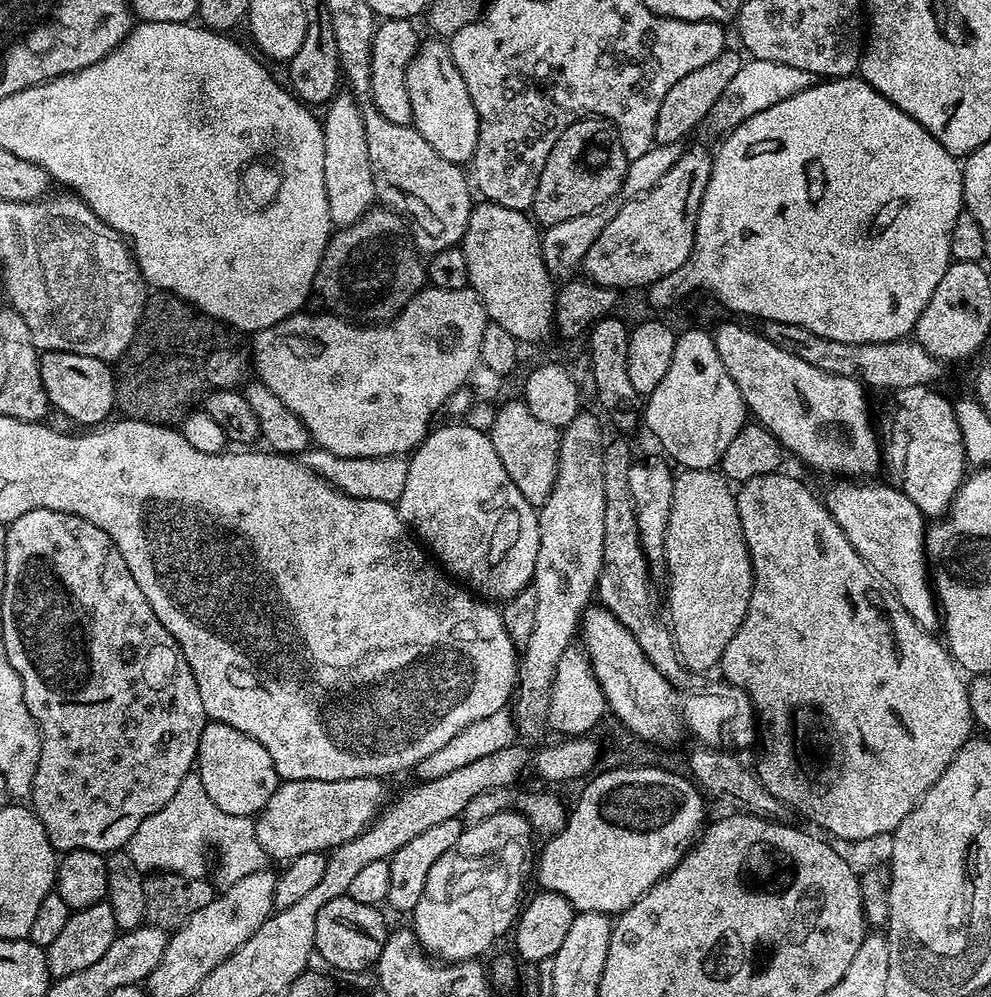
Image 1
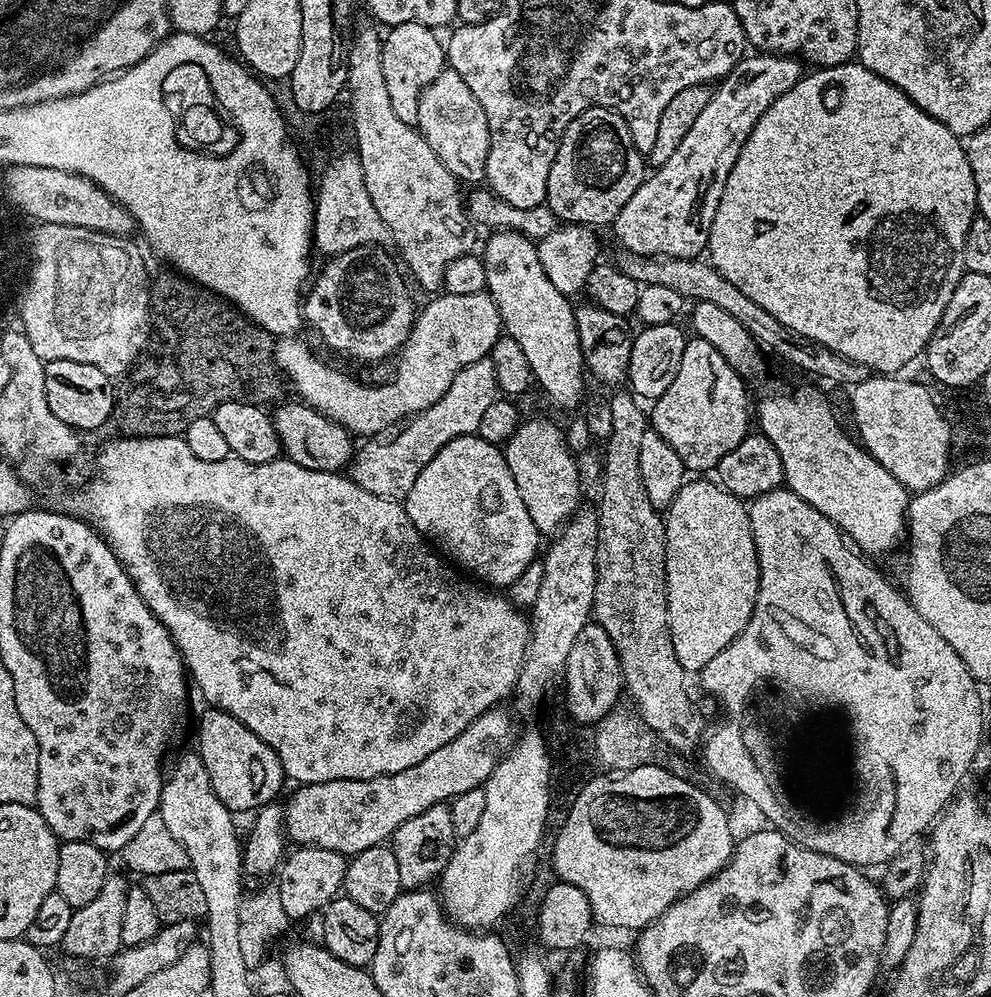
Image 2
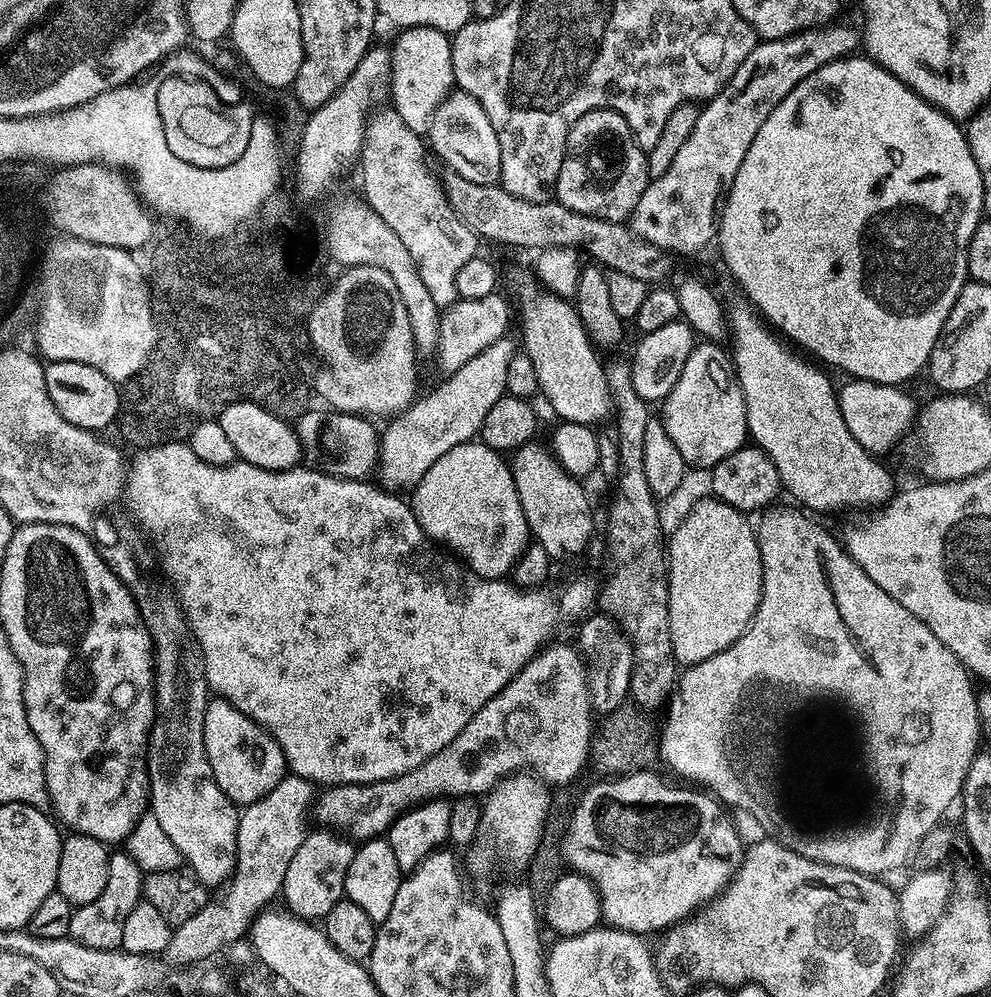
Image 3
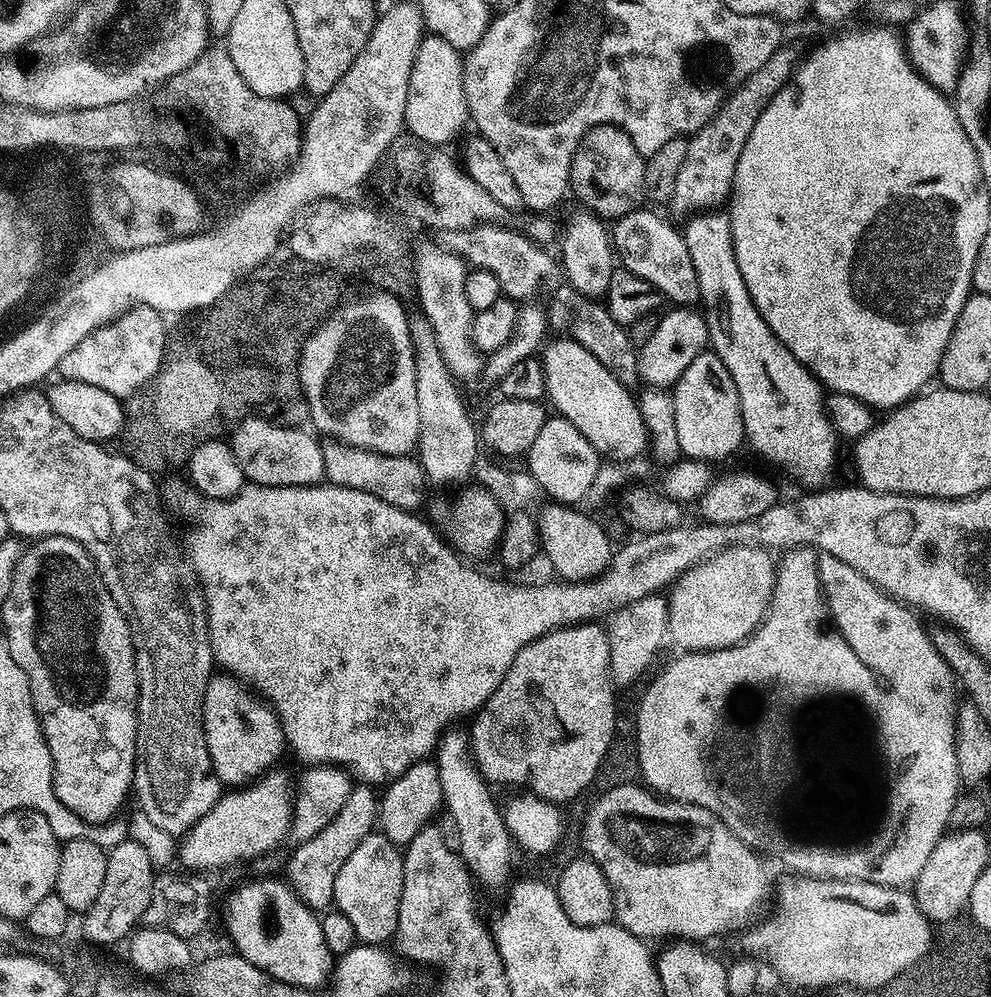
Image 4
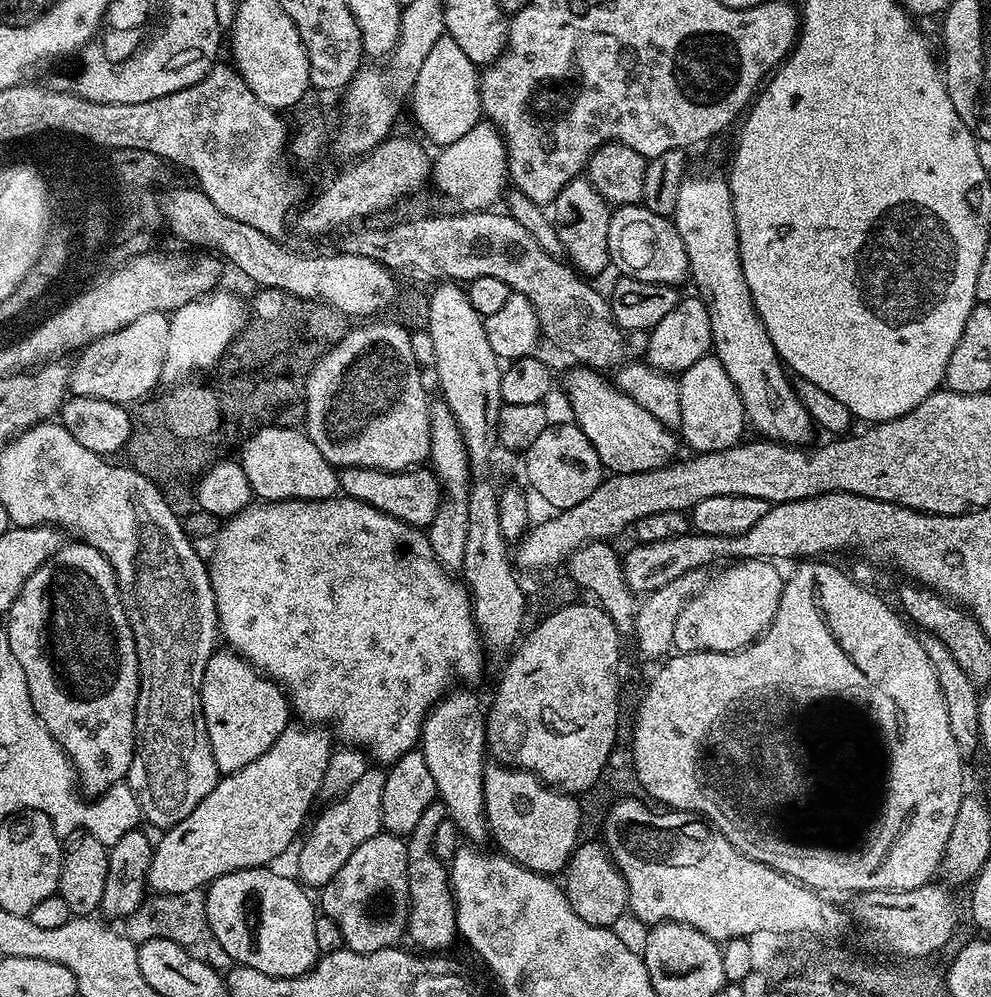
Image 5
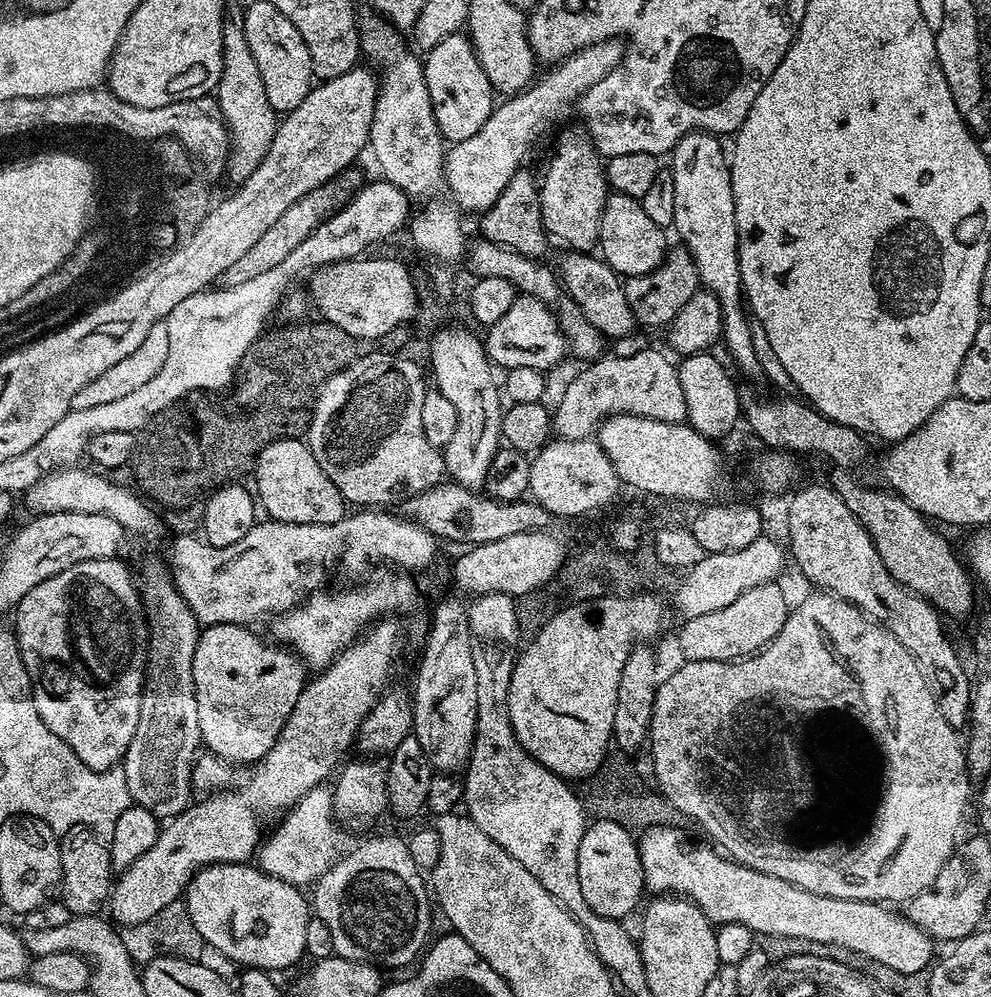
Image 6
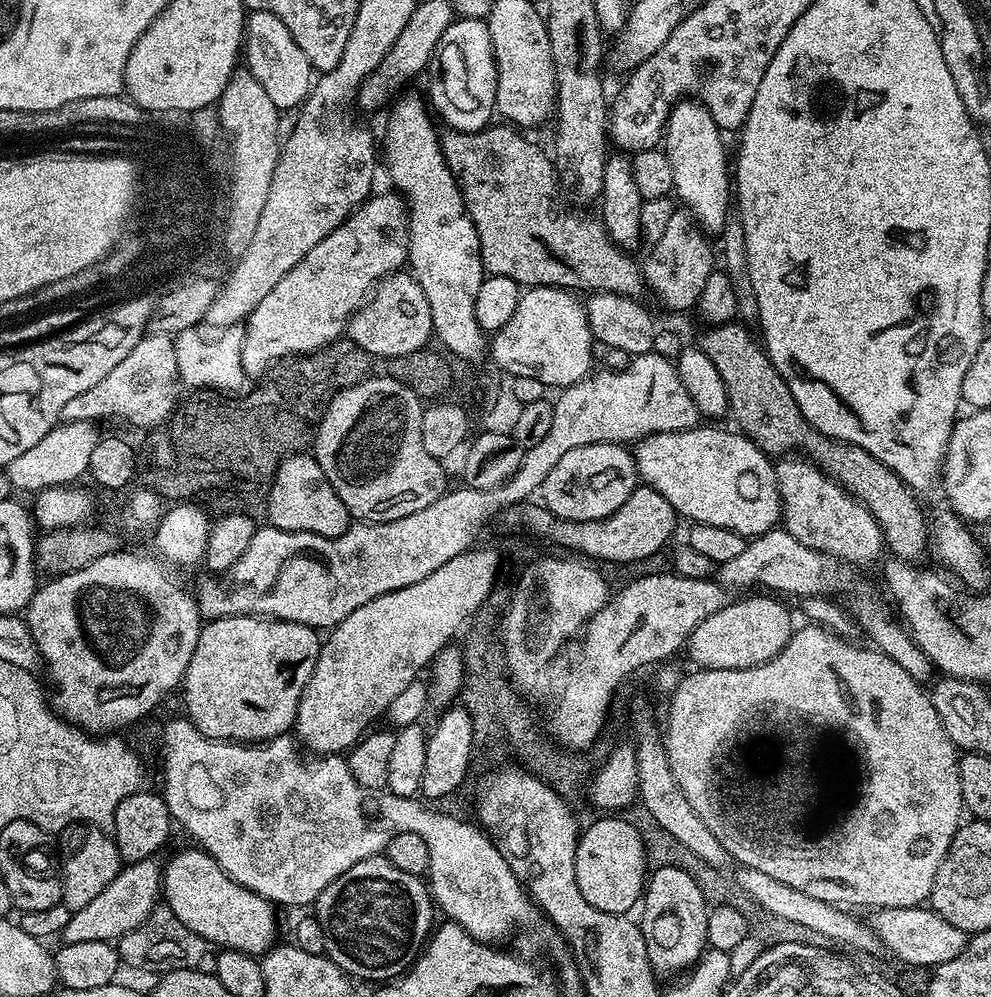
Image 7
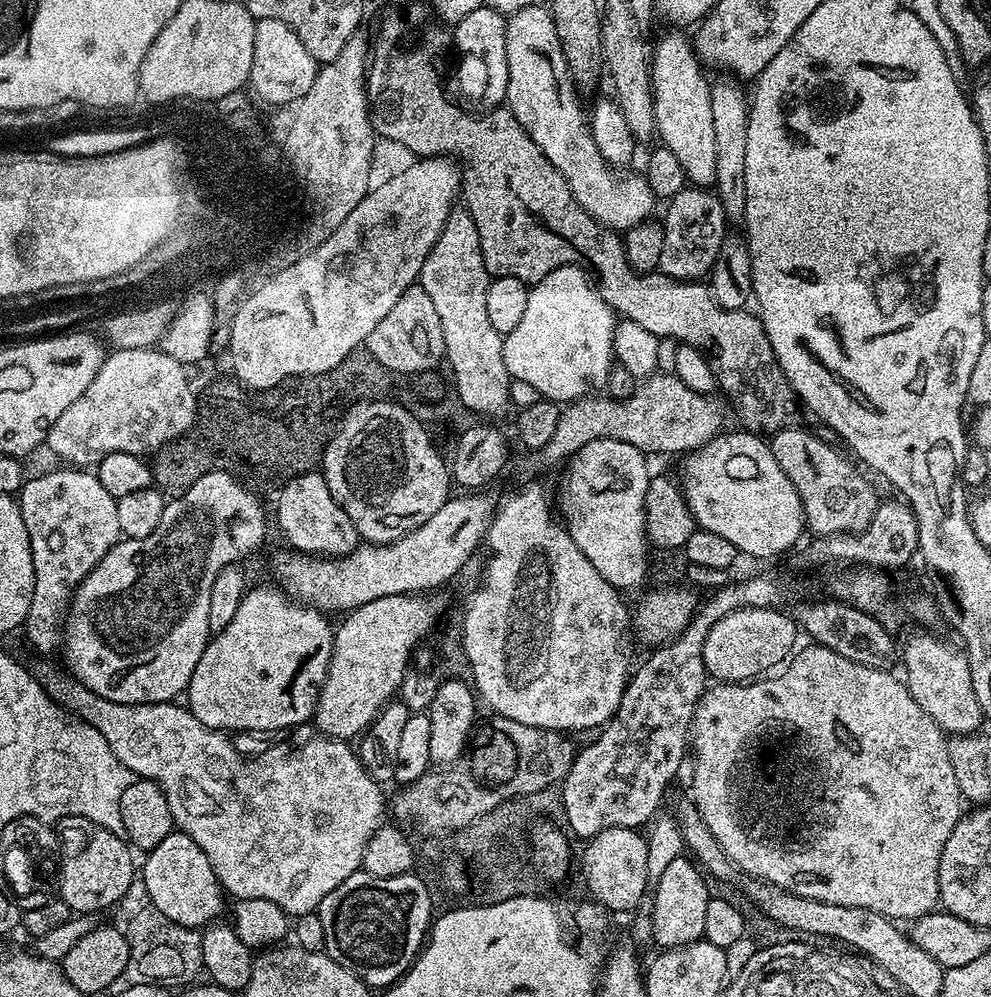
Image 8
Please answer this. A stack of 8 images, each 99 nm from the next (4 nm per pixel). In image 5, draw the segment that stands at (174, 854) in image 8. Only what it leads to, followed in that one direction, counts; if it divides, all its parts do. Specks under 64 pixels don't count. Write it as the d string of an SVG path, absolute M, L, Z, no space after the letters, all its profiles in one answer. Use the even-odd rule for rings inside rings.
M271 867L247 868L222 874L204 892L210 936L236 964L248 964L262 974L290 978L306 974L316 965L314 942L317 905L299 879L271 872Z

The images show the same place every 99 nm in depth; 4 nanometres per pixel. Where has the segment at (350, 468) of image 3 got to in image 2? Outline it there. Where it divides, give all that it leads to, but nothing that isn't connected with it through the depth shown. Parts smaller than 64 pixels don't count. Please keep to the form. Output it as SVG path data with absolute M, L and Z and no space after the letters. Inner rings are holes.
M277 403L270 412L272 425L280 439L283 455L298 466L315 472L340 472L347 469L354 455L352 433L344 425L334 422L330 417L323 416L318 410L311 408L309 404L284 403Z

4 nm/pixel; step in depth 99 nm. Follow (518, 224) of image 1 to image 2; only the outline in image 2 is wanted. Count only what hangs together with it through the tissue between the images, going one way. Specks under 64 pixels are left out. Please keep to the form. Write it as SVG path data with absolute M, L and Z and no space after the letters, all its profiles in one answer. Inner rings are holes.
M496 230L484 244L482 259L486 268L486 291L492 297L492 301L498 306L500 323L503 331L518 346L522 346L526 354L526 362L532 371L533 381L544 387L544 392L560 408L572 408L581 403L586 395L584 380L586 381L586 369L582 350L578 342L578 330L576 329L576 313L574 304L567 296L563 296L554 287L554 282L546 278L546 270L542 270L542 262L538 262L538 250L536 244L528 236L520 232L506 232Z

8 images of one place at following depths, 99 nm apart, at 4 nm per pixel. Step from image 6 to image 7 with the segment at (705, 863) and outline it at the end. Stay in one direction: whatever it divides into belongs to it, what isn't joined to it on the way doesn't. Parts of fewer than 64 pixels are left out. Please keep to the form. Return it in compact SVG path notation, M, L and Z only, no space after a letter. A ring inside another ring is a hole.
M931 907L919 908L882 908L870 920L870 927L885 949L887 947L904 964L913 964L916 970L931 970L937 964L950 962L950 958L958 958L968 945L969 937L958 926L950 926L946 918L942 918Z

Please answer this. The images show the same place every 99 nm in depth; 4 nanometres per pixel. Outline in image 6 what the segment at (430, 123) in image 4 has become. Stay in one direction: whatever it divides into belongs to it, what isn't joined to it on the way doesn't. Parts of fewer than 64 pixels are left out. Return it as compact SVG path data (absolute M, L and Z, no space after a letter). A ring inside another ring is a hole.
M457 34L442 38L438 46L434 46L422 60L426 90L430 90L430 102L434 110L434 118L438 122L438 130L445 141L457 142L466 138L474 138L478 130L482 130L482 122L490 118L494 107L494 89L486 78L486 70L476 57L476 48L467 35Z

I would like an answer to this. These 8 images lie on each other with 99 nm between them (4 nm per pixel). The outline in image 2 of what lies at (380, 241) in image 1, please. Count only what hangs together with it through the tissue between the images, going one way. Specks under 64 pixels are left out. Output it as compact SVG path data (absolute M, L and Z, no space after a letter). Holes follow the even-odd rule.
M369 246L331 257L316 285L307 289L302 300L307 327L312 327L330 347L356 360L395 357L412 333L412 322L416 319L418 308L412 305L409 281L401 265L395 259L392 261L384 250Z

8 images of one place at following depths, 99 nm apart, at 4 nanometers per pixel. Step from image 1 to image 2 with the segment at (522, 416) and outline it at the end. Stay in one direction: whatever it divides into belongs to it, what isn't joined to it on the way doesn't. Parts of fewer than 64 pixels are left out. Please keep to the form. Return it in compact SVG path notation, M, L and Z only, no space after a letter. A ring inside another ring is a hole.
M521 419L502 451L527 513L541 534L555 533L577 511L580 500L580 468L568 447L565 429L548 420Z

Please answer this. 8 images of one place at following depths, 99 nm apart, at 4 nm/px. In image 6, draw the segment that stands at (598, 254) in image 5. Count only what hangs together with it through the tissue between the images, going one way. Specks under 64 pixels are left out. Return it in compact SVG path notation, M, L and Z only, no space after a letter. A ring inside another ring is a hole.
M583 127L568 128L556 144L556 153L539 181L540 220L549 237L561 240L573 252L591 253L600 243L602 214L610 195L606 164Z

